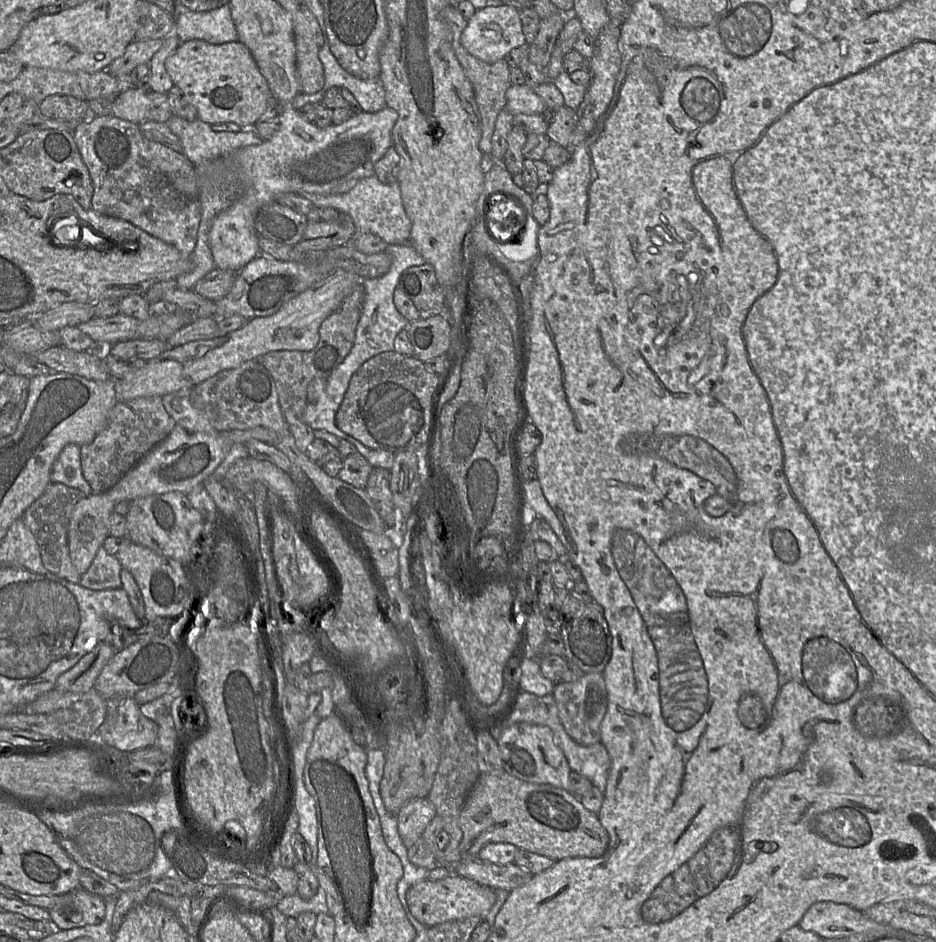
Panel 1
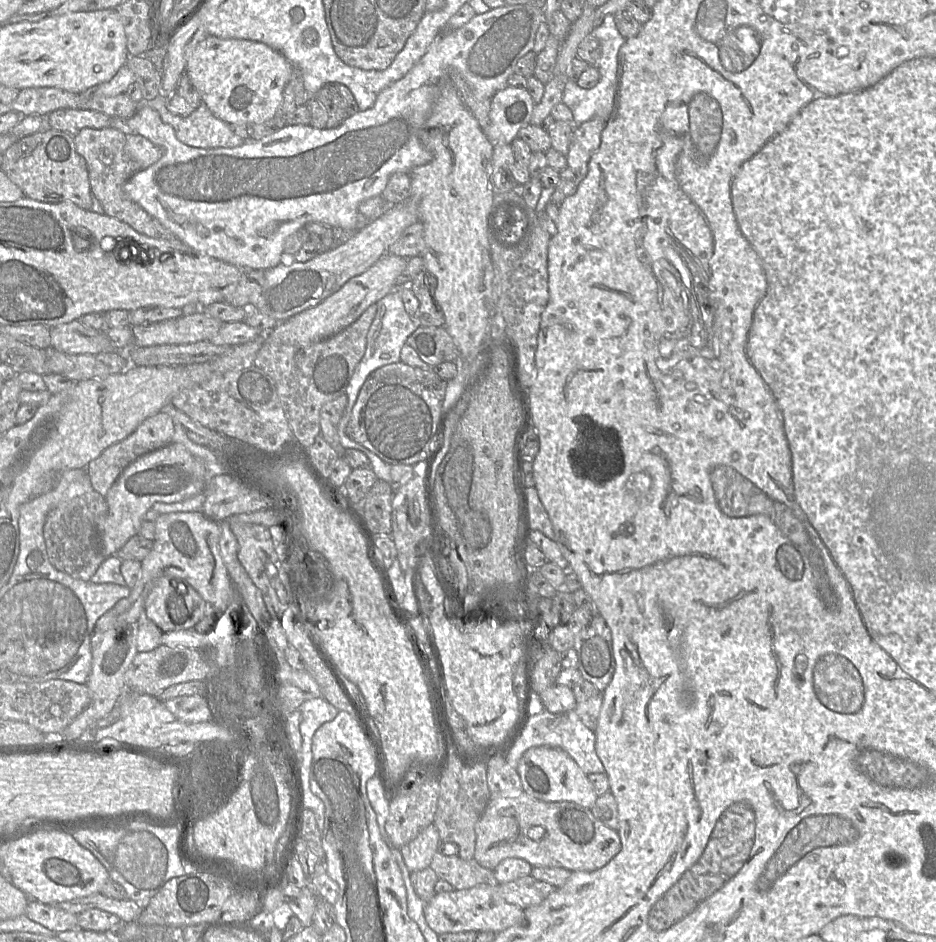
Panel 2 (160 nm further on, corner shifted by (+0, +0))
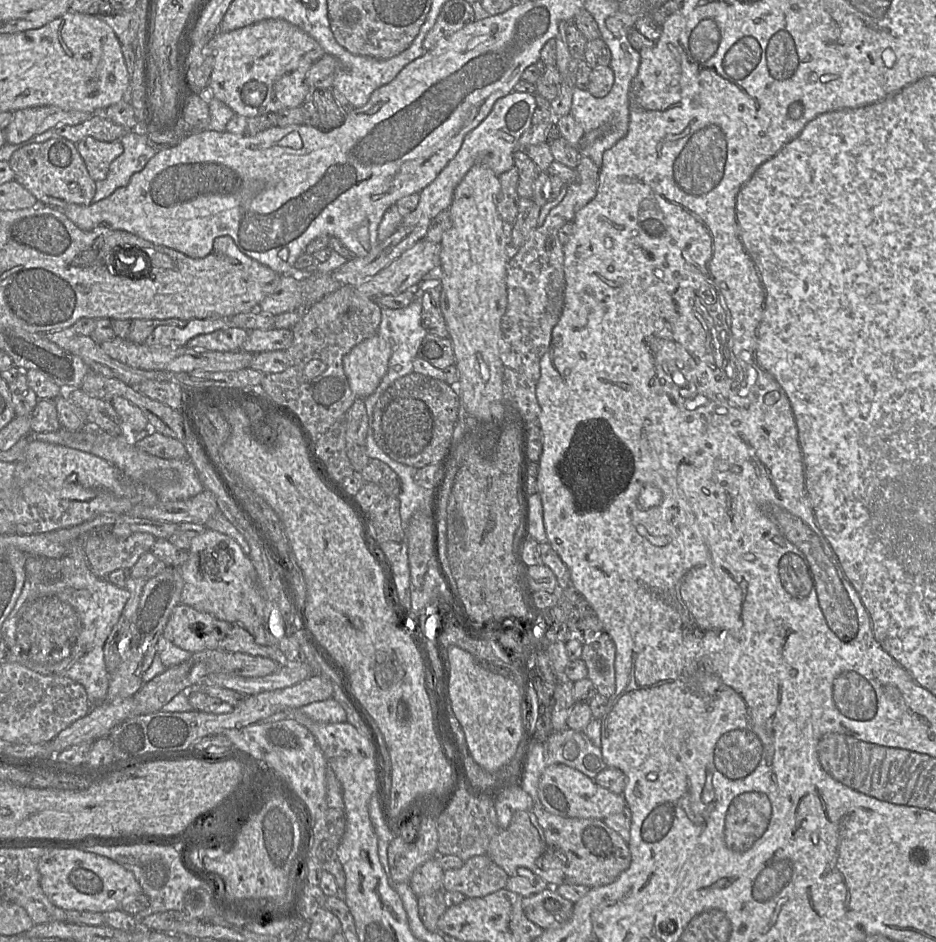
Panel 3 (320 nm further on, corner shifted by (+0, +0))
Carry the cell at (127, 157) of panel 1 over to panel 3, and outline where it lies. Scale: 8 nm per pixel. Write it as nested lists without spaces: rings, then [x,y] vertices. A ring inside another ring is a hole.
[[[93,137],[83,138],[76,143],[76,147],[95,182],[106,178],[111,162],[124,150],[120,140],[104,142]]]

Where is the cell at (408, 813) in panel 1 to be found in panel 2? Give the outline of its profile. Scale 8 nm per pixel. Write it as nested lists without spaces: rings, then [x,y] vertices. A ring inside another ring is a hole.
[[[431,824],[413,840],[403,845],[400,851],[408,870],[414,872],[429,867],[439,843],[438,830],[434,824]]]

